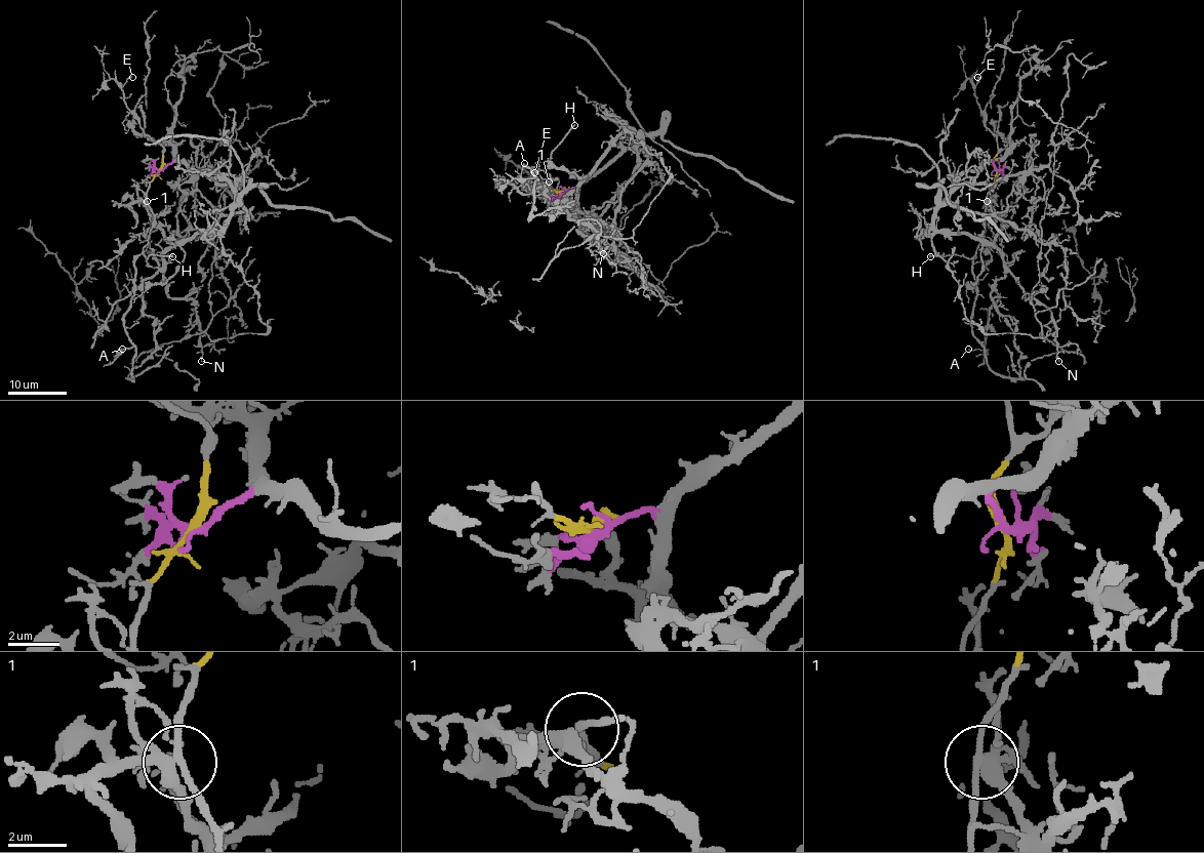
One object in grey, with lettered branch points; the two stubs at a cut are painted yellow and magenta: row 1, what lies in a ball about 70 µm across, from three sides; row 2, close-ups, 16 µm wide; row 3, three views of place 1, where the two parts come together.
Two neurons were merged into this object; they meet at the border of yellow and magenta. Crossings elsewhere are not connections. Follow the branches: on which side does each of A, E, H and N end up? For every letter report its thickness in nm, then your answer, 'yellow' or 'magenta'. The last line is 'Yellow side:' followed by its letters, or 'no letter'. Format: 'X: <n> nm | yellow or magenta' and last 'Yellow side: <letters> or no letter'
A: 100 nm | yellow
E: 170 nm | yellow
H: 190 nm | yellow
N: 190 nm | magenta
Yellow side: A, E, H

